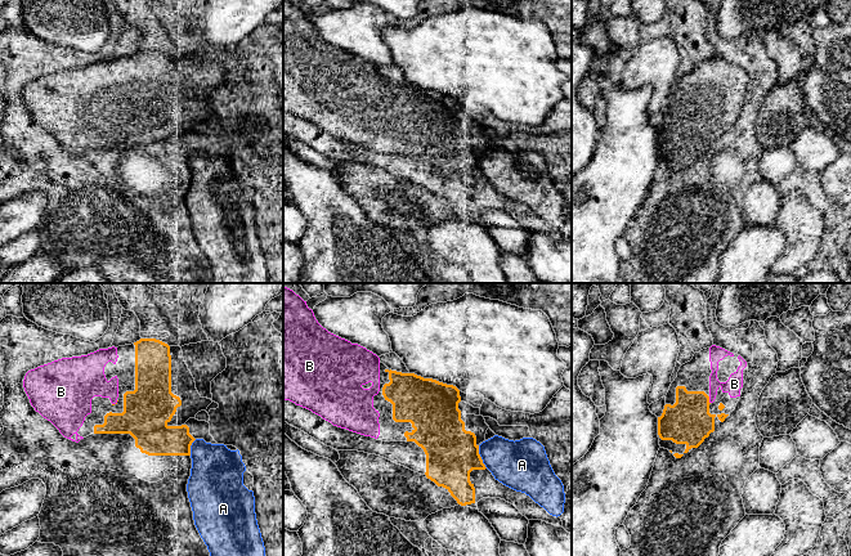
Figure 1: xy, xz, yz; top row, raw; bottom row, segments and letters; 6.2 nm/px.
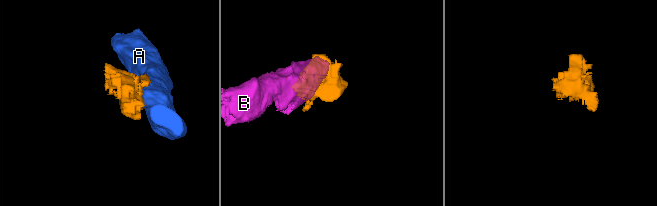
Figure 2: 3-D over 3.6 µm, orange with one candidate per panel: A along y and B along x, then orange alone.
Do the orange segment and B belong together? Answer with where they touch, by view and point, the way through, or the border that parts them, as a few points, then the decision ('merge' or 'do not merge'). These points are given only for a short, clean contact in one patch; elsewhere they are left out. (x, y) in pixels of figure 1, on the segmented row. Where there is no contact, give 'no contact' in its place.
contact yz (708, 400); merge

